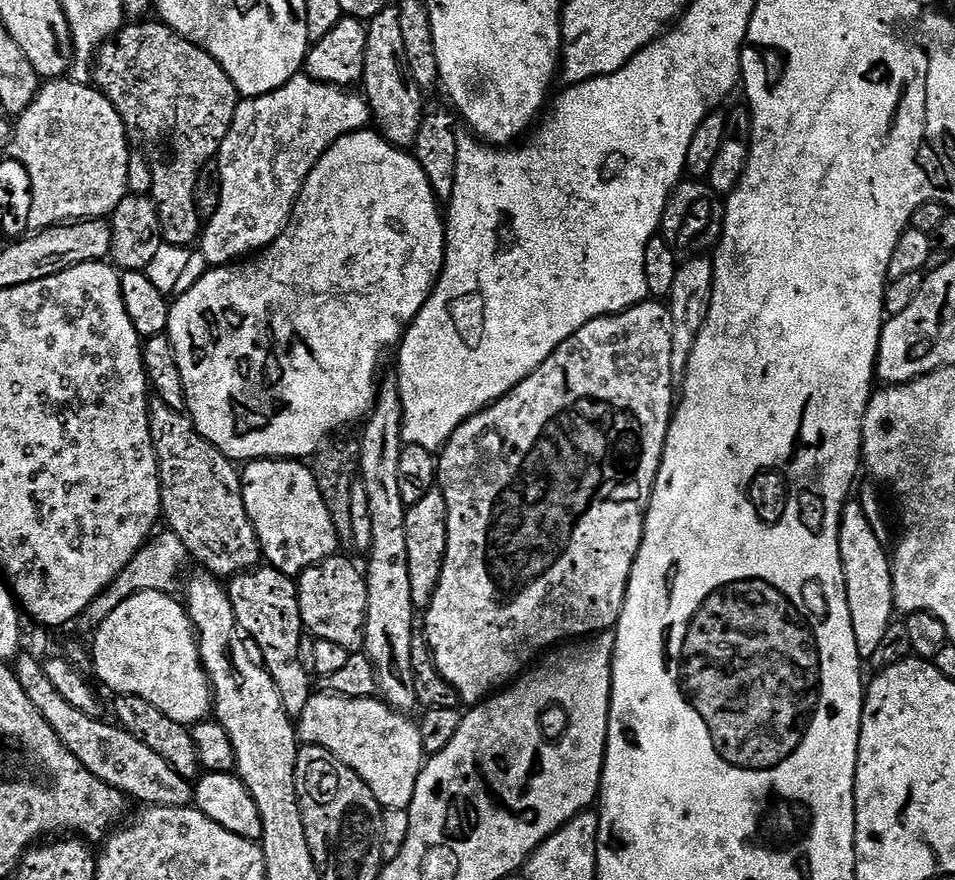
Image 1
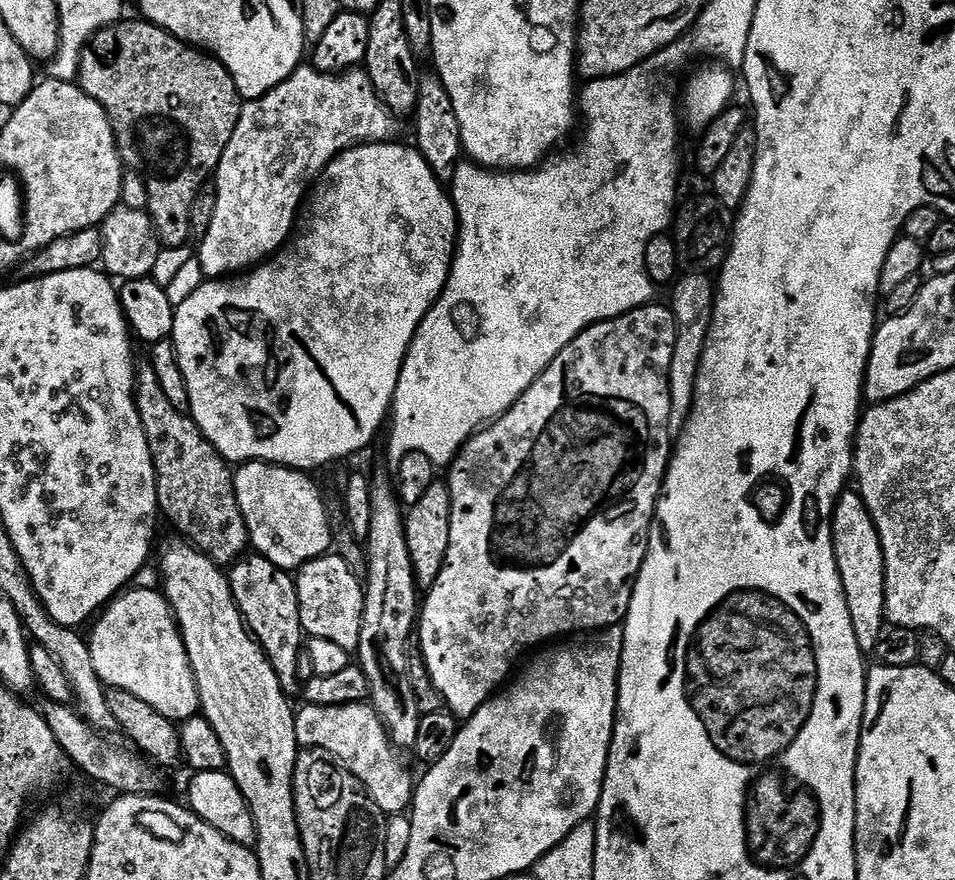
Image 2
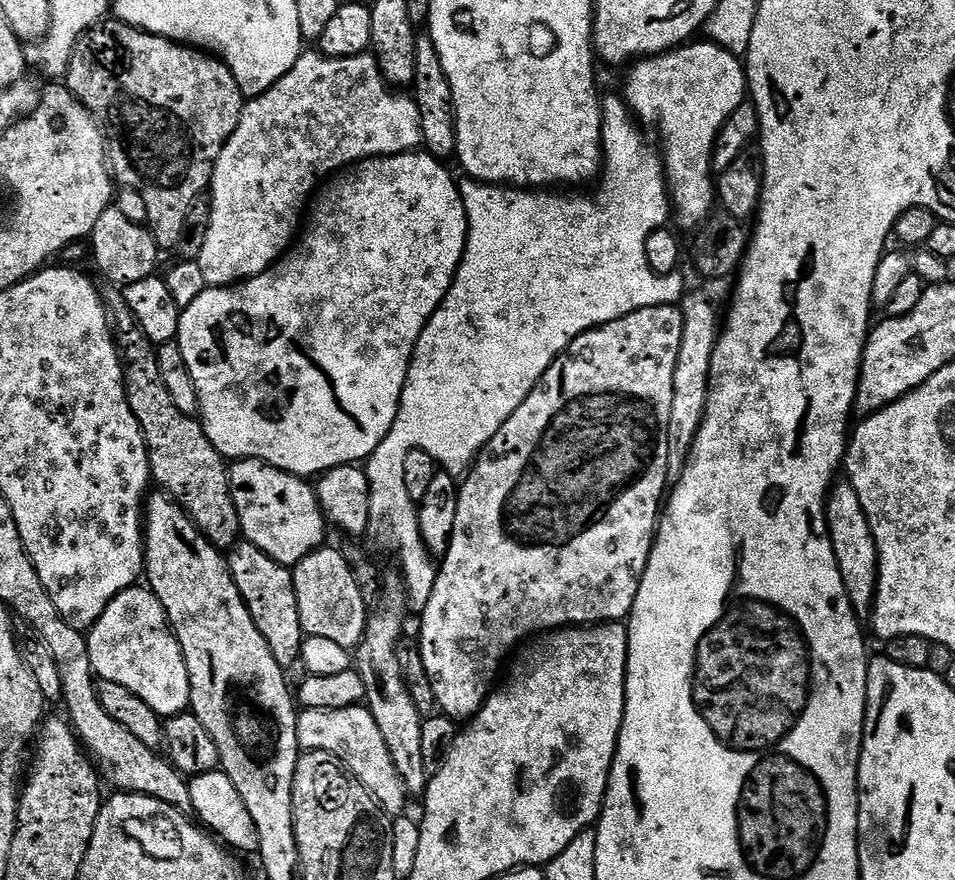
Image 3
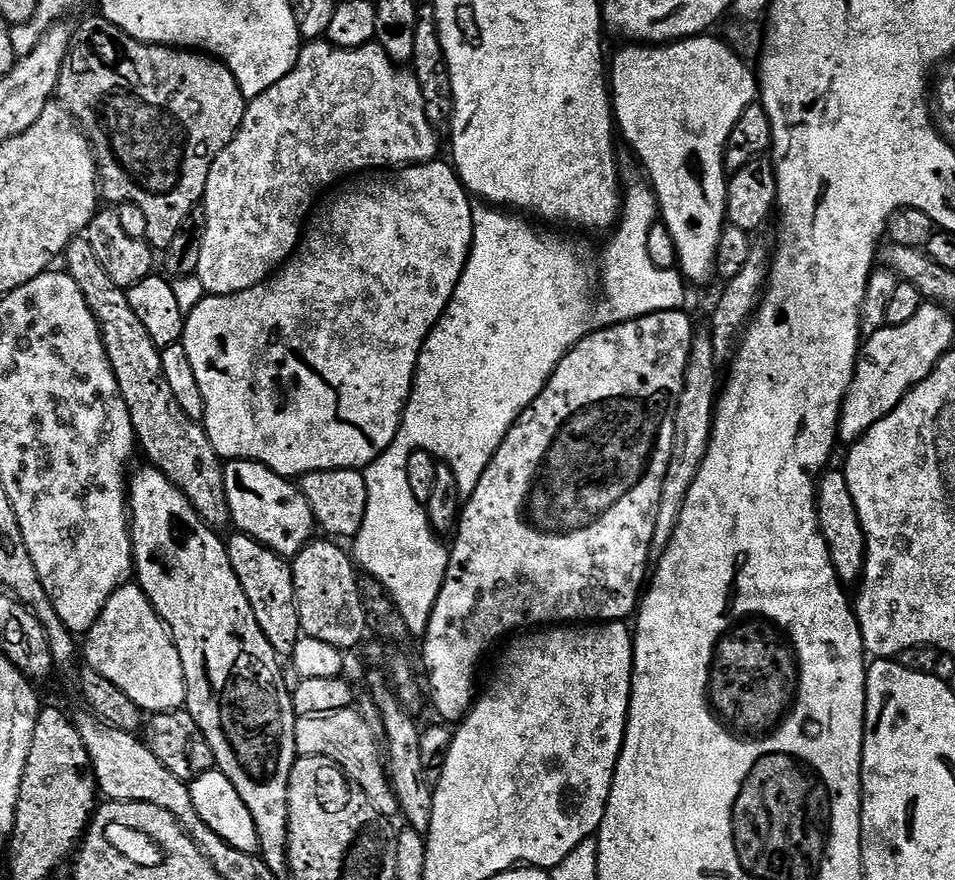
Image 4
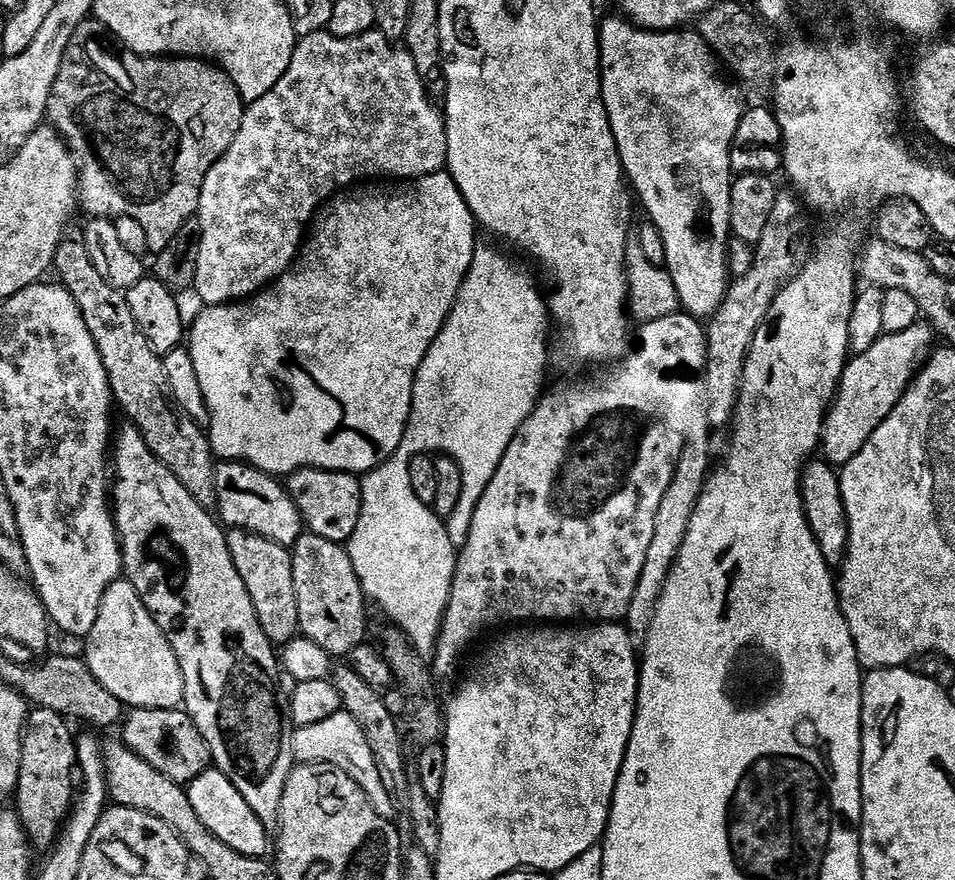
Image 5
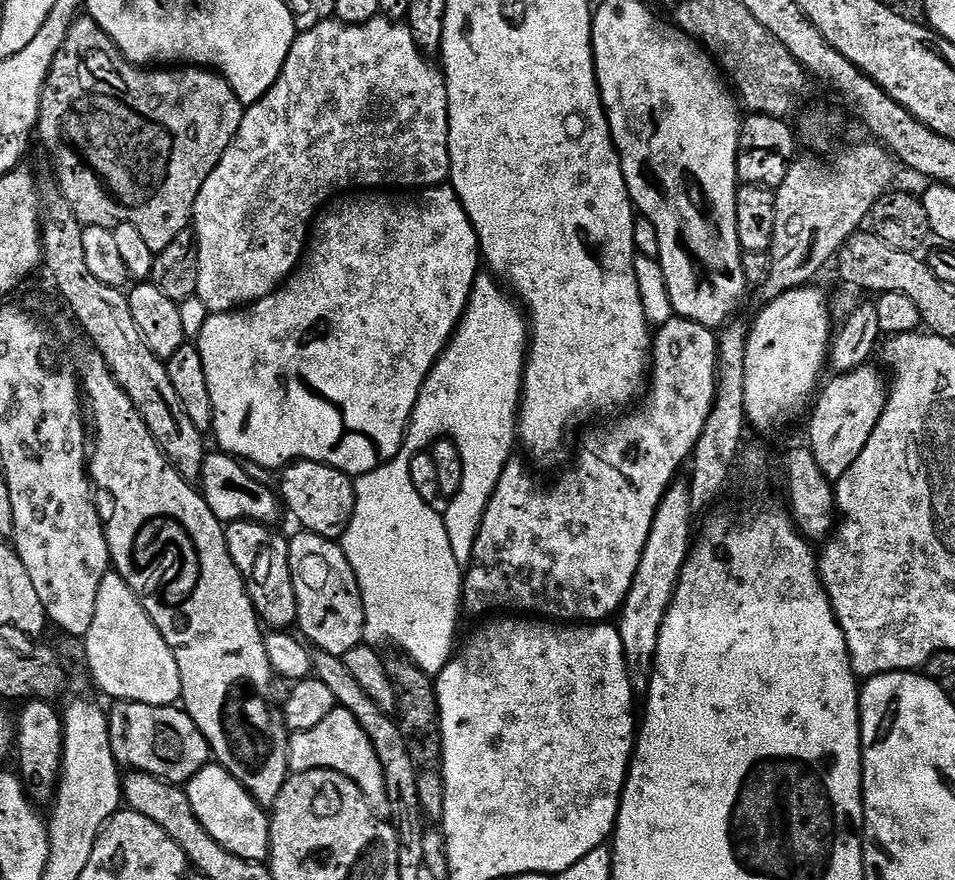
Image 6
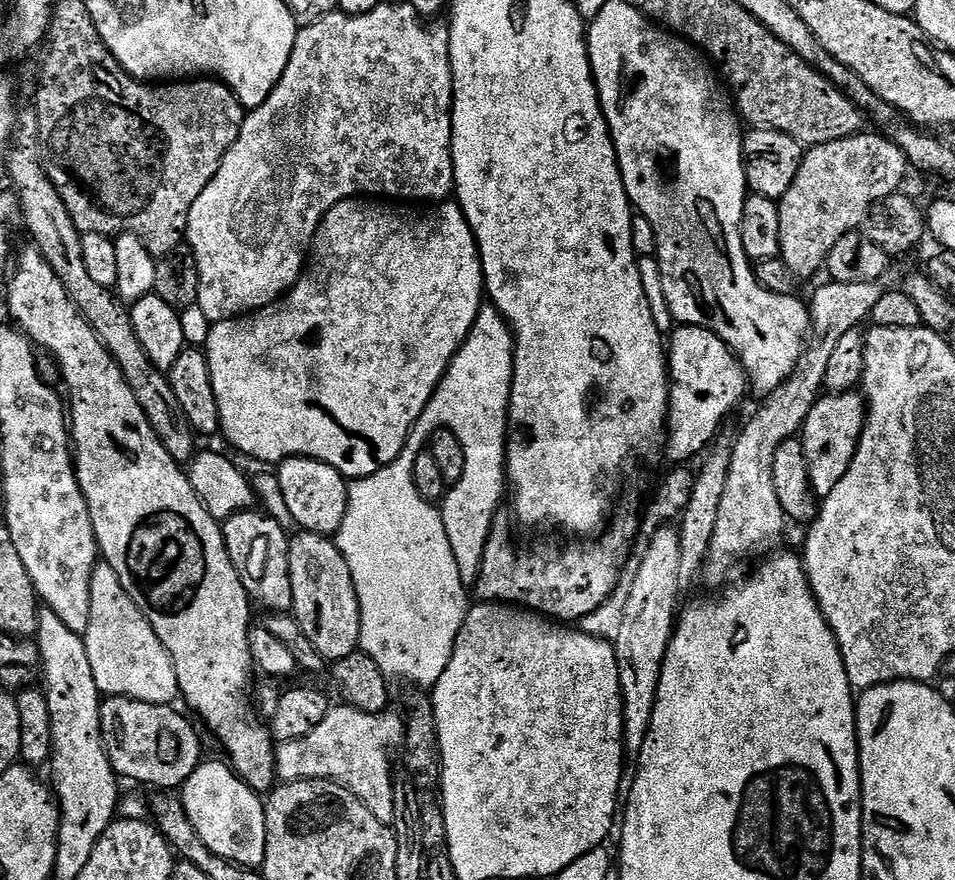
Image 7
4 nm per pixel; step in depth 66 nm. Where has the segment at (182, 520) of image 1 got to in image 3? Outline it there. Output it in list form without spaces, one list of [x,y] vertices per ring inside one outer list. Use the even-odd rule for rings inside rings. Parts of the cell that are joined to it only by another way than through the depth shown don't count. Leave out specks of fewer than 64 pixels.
[[[108,290],[103,293],[104,303],[108,310],[108,315],[114,325],[114,335],[120,350],[120,359],[124,365],[124,389],[126,398],[130,402],[130,410],[134,410],[134,418],[138,418],[138,426],[144,435],[144,441],[148,447],[148,465],[152,471],[152,480],[167,495],[171,496],[177,504],[184,507],[184,511],[198,526],[198,530],[205,536],[212,545],[221,550],[231,550],[241,539],[240,519],[238,510],[234,506],[234,498],[230,490],[228,481],[229,465],[220,451],[206,438],[204,425],[200,423],[196,416],[187,416],[174,406],[170,394],[166,390],[166,382],[162,382],[162,370],[158,370],[158,358],[156,357],[157,345],[146,338],[142,326],[134,318],[130,306],[126,306],[123,291]]]

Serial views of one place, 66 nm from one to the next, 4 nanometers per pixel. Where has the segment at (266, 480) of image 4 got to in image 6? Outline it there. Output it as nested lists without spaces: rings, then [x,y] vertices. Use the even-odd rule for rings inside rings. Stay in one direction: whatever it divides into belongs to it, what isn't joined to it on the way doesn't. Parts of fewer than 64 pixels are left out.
[[[219,450],[209,451],[205,455],[202,474],[198,481],[205,502],[225,526],[233,520],[253,520],[259,524],[275,525],[280,512],[282,516],[282,501],[279,495],[273,489],[271,492],[262,481],[255,480],[247,470],[249,471],[236,457]]]

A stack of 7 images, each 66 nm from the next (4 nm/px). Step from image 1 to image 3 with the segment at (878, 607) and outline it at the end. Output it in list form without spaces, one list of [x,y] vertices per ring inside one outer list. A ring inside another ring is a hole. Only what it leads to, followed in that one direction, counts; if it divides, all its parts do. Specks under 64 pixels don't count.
[[[847,478],[833,483],[832,490],[828,493],[826,518],[834,558],[838,562],[838,570],[842,574],[842,582],[846,586],[852,607],[860,614],[871,613],[878,582],[878,546],[874,542],[866,510],[862,510],[862,502],[858,499],[858,490],[854,490]]]

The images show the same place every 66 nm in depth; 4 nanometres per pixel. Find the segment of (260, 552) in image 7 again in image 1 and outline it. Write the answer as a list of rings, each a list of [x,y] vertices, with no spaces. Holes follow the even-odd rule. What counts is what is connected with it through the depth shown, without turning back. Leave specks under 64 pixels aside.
[[[257,566],[243,576],[231,577],[226,587],[241,633],[254,645],[264,669],[270,678],[274,678],[282,706],[289,716],[299,718],[302,710],[306,710],[306,702],[314,695],[314,687],[312,688],[313,677],[306,667],[305,657],[304,660],[300,657],[300,643],[306,637],[306,629],[300,613],[300,589],[297,581],[282,574],[277,568]]]

